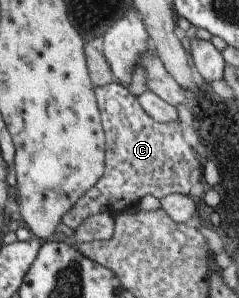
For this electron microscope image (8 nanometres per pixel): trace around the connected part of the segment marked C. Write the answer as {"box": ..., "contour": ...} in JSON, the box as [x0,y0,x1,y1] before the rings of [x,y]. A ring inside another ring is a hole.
{"box":[61,81,202,231],"contour":[[[115,81],[94,87],[94,96],[105,136],[103,174],[69,212],[65,212],[61,223],[74,231],[89,216],[99,213],[116,216],[136,206],[147,194],[158,200],[171,193],[189,195],[189,188],[199,182],[202,170],[193,156],[195,150],[183,140],[177,121],[155,122],[141,109],[136,97]]]}

